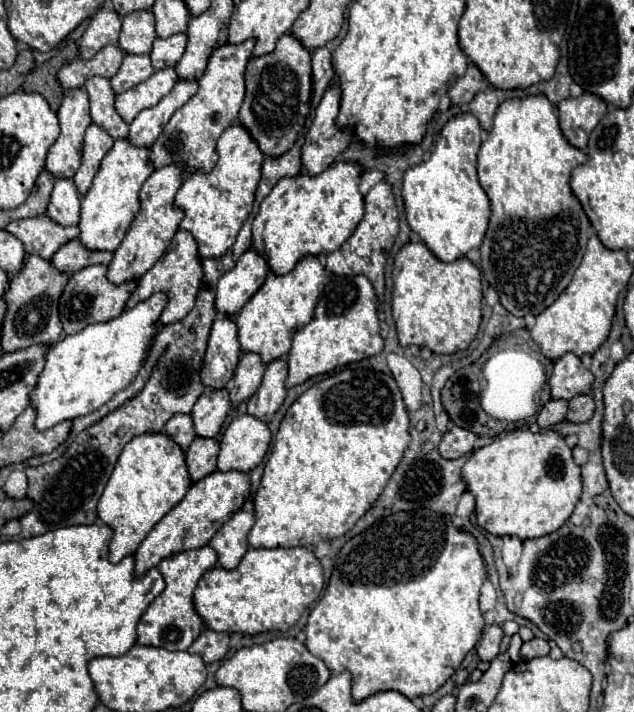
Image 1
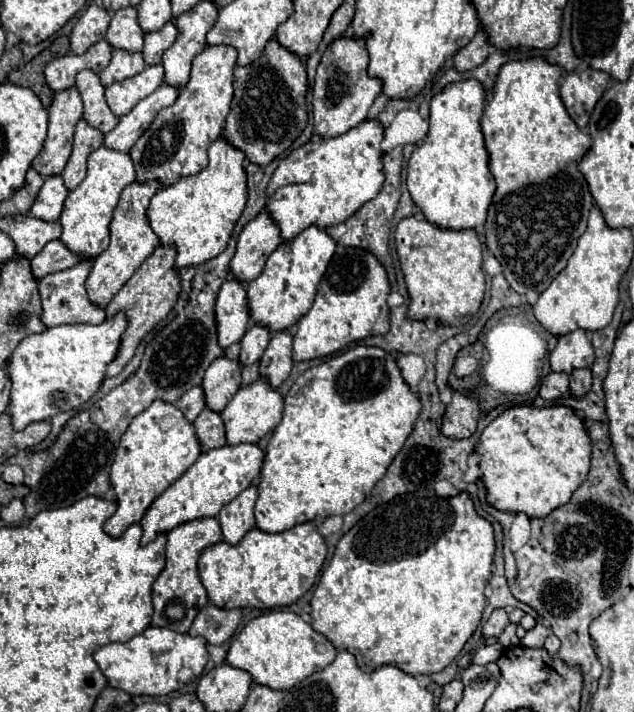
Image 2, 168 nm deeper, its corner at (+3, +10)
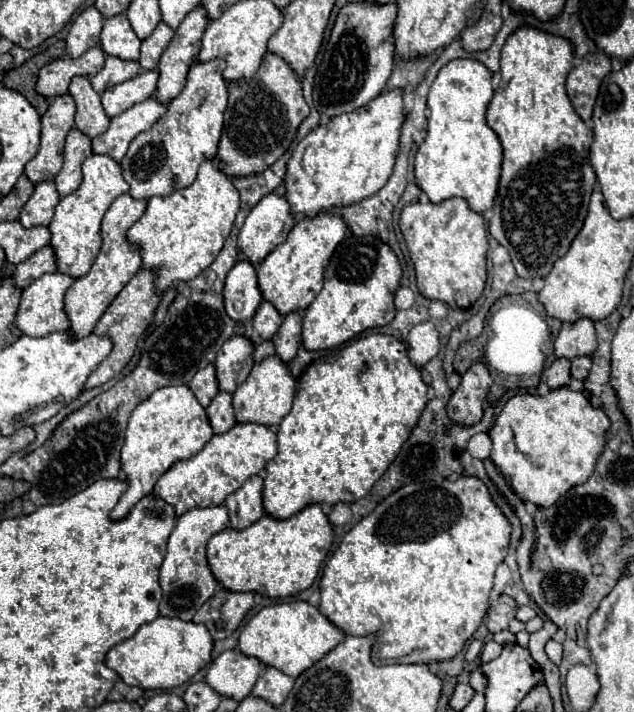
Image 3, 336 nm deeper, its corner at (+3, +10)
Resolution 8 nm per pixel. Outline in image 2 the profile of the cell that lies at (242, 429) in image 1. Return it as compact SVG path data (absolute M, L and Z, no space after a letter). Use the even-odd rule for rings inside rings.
M260 377L258 381L242 387L222 411L228 445L258 443L266 433L270 433L280 423L282 409L284 409L284 397L272 385L268 385L266 377Z

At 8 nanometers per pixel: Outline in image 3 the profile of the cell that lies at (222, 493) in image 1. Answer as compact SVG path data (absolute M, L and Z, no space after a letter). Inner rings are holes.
M236 423L228 433L214 435L198 455L174 463L160 477L152 493L172 505L176 509L176 517L196 507L214 507L220 505L226 495L238 491L246 479L258 475L274 455L276 435L268 427L256 423Z

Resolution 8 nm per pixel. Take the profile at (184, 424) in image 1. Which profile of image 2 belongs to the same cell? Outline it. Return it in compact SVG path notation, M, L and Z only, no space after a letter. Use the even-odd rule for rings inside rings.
M200 385L188 389L188 391L178 399L176 405L178 405L178 409L184 413L184 417L186 417L188 421L194 421L194 419L200 415L200 411L206 407L204 389L202 389Z

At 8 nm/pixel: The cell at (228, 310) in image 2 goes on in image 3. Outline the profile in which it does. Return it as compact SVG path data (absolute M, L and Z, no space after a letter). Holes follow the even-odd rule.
M248 261L236 263L226 275L224 285L224 309L230 319L244 323L254 317L260 307L262 293L256 281L256 269Z

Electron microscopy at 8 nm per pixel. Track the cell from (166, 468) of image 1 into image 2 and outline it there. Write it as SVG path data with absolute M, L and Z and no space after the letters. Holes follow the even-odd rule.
M156 399L148 409L132 419L126 433L120 439L116 457L110 471L110 481L116 491L116 513L104 523L104 531L112 537L120 537L132 523L138 523L152 501L168 487L196 457L202 453L194 425L182 415L174 403Z

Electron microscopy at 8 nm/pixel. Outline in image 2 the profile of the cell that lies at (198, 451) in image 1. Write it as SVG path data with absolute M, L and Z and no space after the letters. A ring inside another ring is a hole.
M206 407L206 409L198 415L198 419L194 421L194 425L196 425L196 433L198 433L198 439L200 439L204 451L226 445L224 423L222 423L220 413L216 413L216 411L212 411L212 409Z

